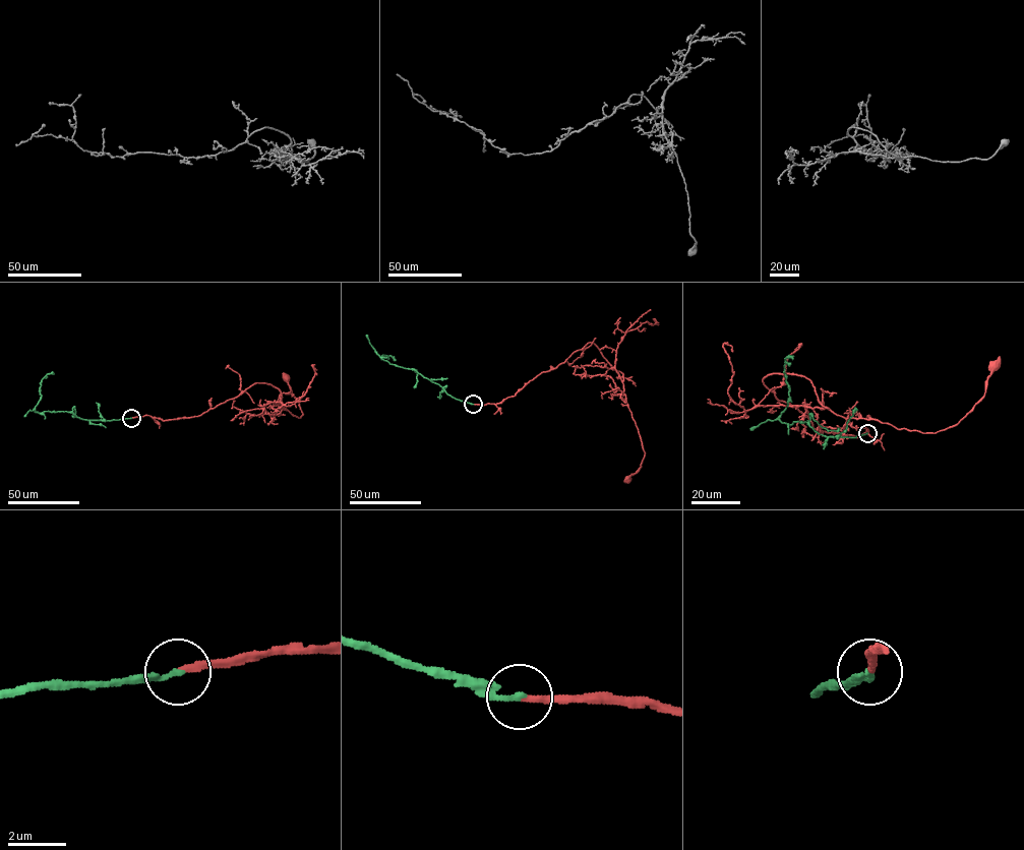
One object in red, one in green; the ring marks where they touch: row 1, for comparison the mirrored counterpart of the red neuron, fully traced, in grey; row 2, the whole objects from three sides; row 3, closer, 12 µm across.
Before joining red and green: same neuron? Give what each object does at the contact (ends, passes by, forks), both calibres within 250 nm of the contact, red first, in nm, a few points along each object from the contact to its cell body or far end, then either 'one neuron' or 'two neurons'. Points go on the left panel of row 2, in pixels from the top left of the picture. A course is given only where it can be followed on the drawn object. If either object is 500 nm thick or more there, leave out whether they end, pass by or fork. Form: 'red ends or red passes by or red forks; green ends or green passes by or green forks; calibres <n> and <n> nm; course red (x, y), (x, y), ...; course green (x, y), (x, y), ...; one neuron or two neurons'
red ends; green ends; calibres 240 and 190 nm; course red (131, 418), (199, 416), (256, 382), (277, 387), (282, 409), (300, 418), (299, 402), (286, 377); course green (131, 418), (87, 420), (72, 412), (36, 412), (41, 396), (41, 380), (47, 374), (54, 374); one neuron

